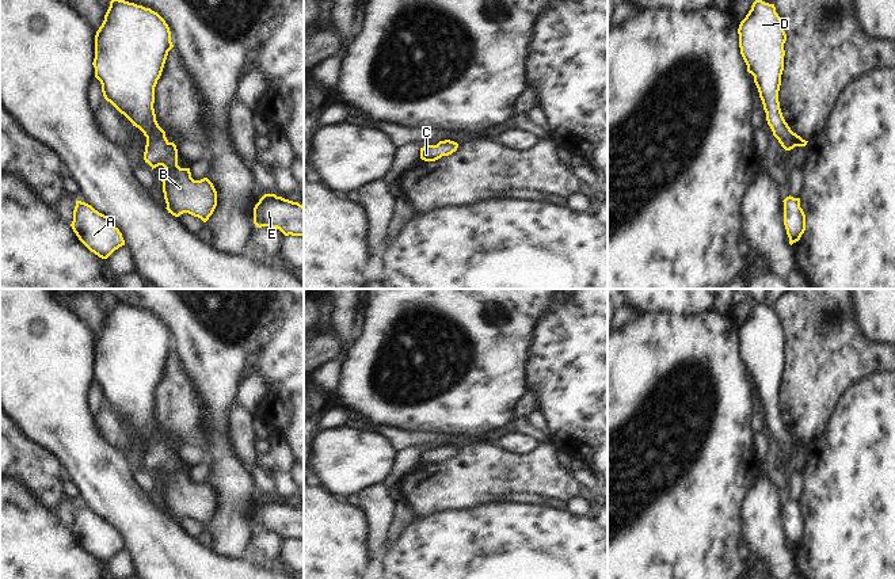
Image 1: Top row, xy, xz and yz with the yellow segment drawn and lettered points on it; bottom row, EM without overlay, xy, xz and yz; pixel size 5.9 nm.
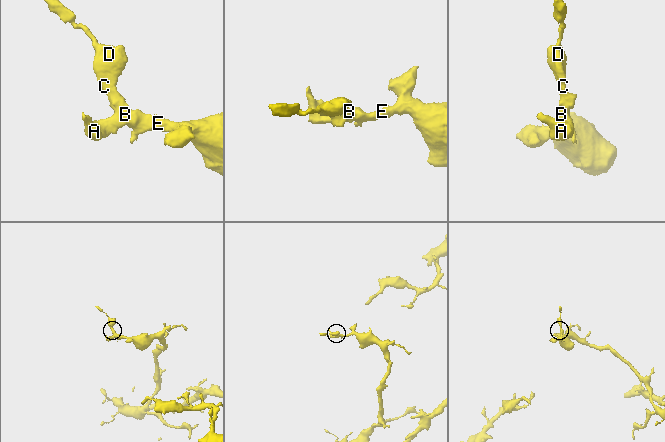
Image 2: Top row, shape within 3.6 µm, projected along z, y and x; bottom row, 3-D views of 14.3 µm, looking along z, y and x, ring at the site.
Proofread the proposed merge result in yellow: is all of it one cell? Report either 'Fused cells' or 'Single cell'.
Single cell.

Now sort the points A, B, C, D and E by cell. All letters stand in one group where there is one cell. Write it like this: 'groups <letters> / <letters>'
groups A B C D E

